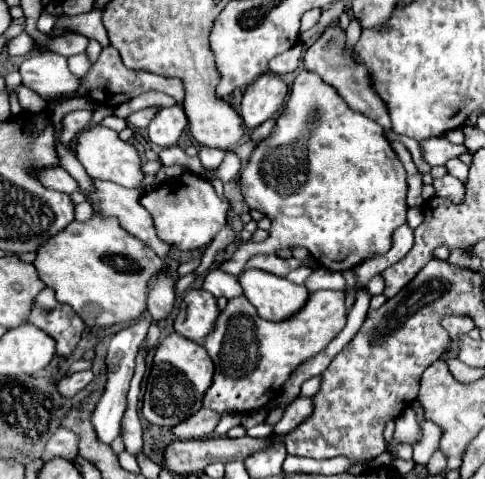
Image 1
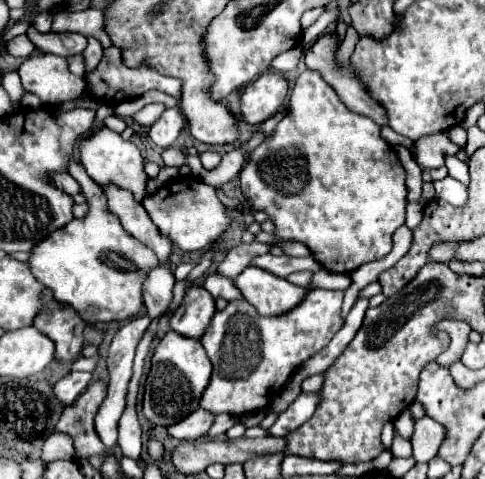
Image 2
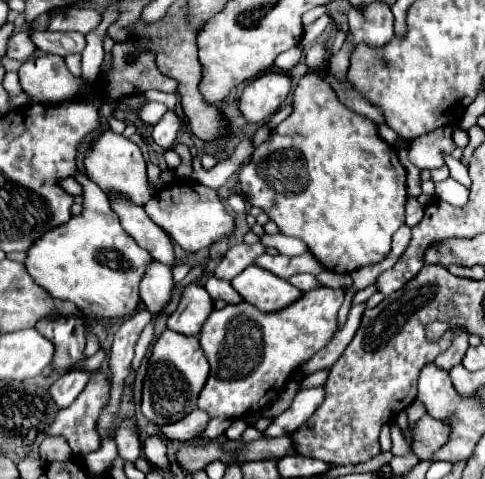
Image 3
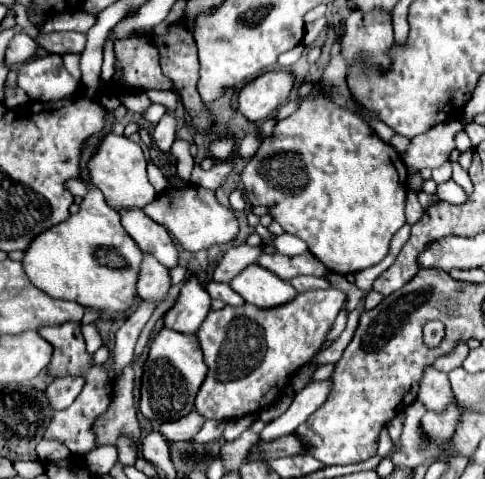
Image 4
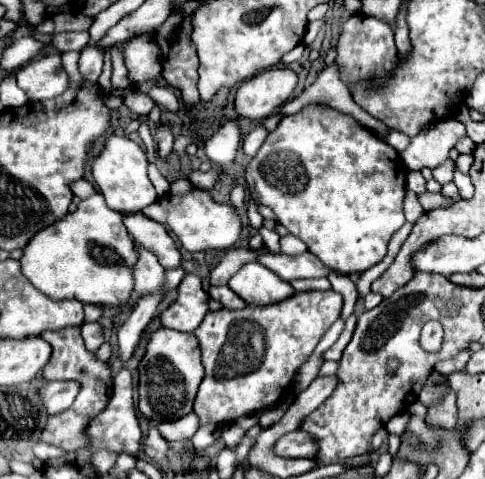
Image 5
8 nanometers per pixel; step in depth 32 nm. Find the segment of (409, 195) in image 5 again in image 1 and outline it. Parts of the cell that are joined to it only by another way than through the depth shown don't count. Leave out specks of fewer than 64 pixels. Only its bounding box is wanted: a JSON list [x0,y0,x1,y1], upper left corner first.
[406,207,424,229]

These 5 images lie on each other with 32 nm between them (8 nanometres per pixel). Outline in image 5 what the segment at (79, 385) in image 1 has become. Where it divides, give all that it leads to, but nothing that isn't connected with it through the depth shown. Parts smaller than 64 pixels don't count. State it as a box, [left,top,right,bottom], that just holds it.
[38,382,78,416]

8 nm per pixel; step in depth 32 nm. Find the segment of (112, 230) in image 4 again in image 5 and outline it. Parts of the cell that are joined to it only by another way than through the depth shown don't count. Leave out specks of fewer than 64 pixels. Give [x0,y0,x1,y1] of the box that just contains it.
[22,192,136,304]

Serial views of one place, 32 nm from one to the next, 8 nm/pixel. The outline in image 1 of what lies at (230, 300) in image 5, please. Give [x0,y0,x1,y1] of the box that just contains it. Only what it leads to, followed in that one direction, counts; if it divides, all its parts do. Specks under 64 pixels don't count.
[204,270,242,298]

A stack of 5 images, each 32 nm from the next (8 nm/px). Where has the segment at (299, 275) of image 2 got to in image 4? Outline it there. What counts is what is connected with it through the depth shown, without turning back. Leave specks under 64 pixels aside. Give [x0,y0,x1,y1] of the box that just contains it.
[290,276,328,292]

